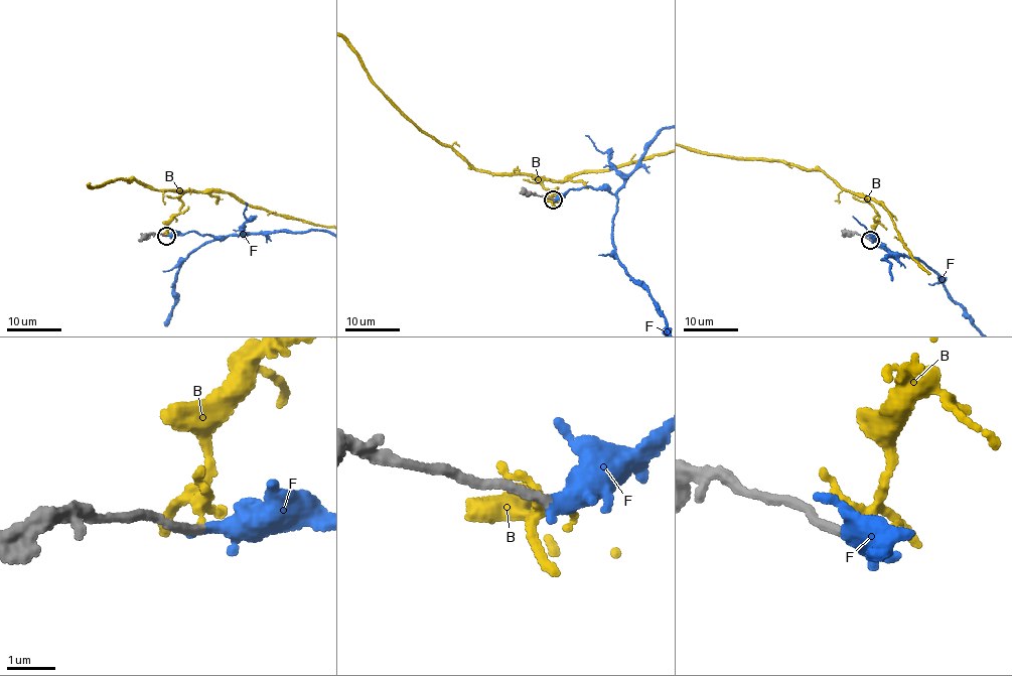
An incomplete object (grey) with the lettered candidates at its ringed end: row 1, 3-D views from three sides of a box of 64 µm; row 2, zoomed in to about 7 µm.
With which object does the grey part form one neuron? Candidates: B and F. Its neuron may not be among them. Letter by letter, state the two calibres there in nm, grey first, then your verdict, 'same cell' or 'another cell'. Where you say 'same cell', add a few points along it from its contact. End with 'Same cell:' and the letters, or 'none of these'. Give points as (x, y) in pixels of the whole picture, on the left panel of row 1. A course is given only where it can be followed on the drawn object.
B: calibres 180 and 120 nm; another cell
F: calibres 180 and 400 nm; same cell
Same cell: F

